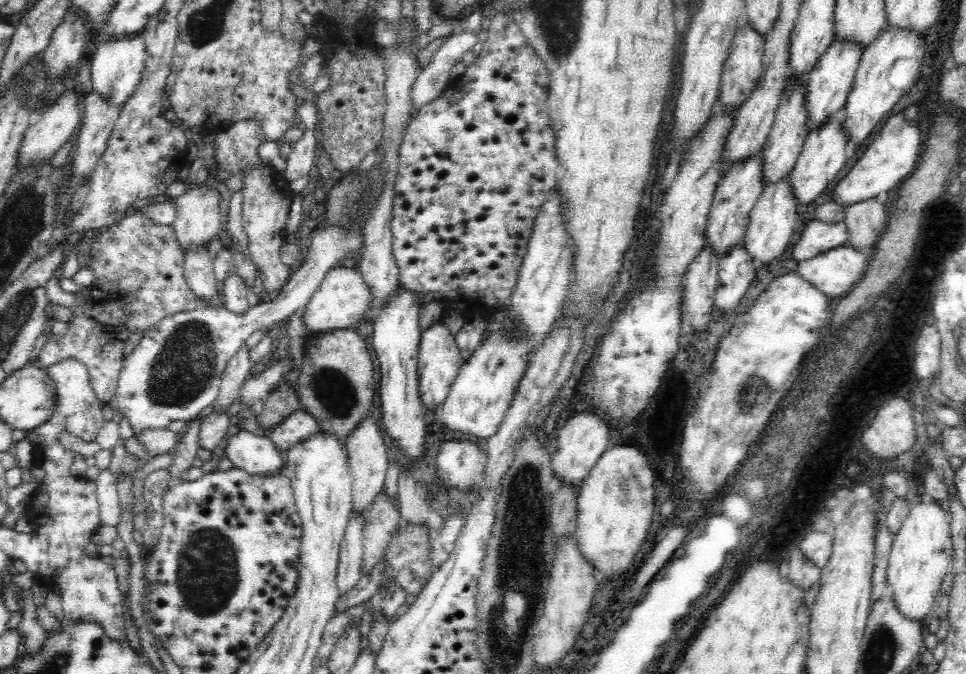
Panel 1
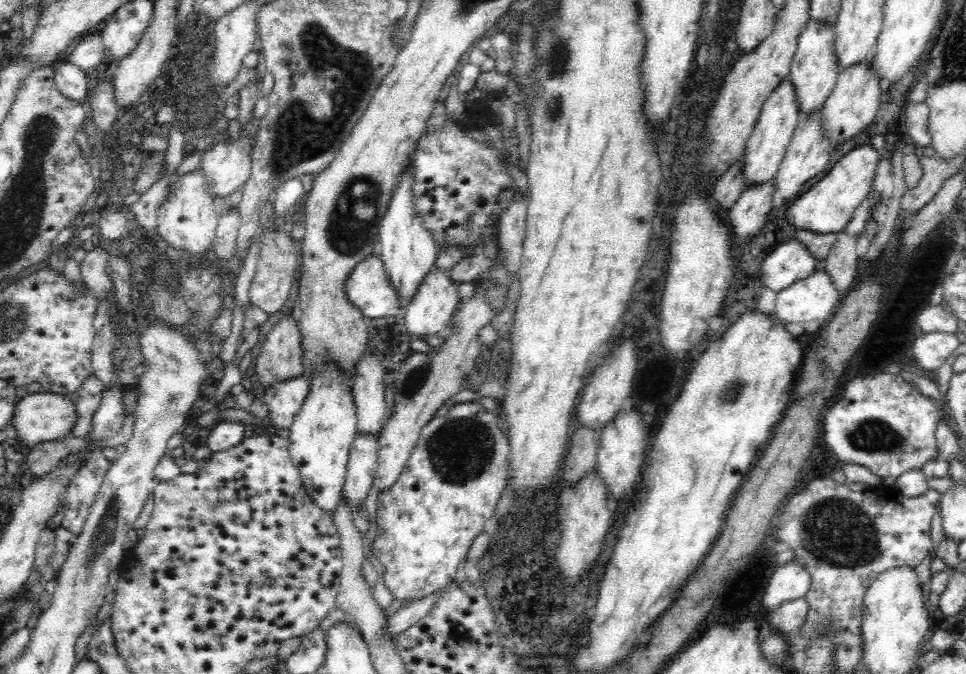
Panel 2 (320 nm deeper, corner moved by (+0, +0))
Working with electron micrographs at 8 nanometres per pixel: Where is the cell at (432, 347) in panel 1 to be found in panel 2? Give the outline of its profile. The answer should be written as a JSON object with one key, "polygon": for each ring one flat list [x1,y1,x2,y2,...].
{"polygon":[[435,264,432,265,428,274,418,284,418,288,414,290,414,296,404,306,402,315,407,332,421,339,426,336,435,336,441,328,444,328,450,322,459,301,458,285,459,283,450,278,449,270,440,270]]}

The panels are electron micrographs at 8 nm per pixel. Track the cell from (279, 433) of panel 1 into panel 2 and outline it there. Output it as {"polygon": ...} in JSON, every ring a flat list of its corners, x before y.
{"polygon":[[302,374,264,387,263,402,268,408,268,424,279,431,290,428,310,390,309,379]]}

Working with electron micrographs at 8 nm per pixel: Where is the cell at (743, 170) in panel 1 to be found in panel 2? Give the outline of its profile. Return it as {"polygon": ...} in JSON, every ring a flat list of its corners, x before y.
{"polygon":[[790,79,784,80,764,102,761,114,754,126,754,131,746,143,743,161,745,166,746,186,768,182,774,178,780,163,782,162,785,150,795,134,797,125,802,119,798,106,798,97,794,83]]}

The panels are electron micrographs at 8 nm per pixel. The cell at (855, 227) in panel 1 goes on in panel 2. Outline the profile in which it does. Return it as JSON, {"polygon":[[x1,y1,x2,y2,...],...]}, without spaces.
{"polygon":[[844,231,836,234,837,239,824,260,824,268,838,291,844,297,852,288,856,278,859,257,856,255,857,237,848,237]]}

